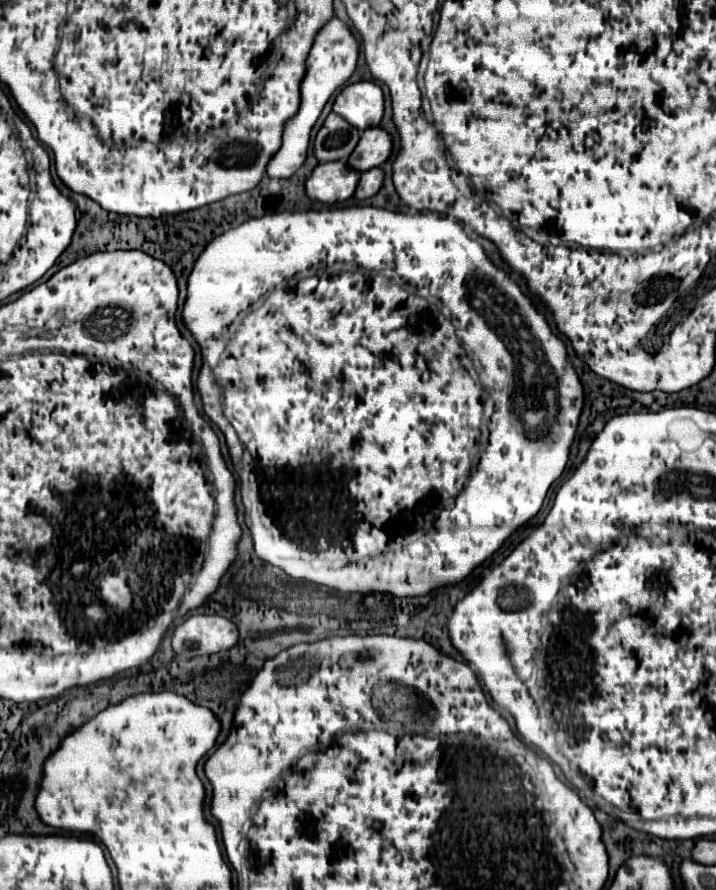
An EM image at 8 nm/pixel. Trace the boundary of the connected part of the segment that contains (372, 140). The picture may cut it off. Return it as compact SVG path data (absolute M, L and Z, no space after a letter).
M369 128L363 132L359 146L347 158L347 166L365 172L375 166L381 166L391 154L391 138L381 128Z

